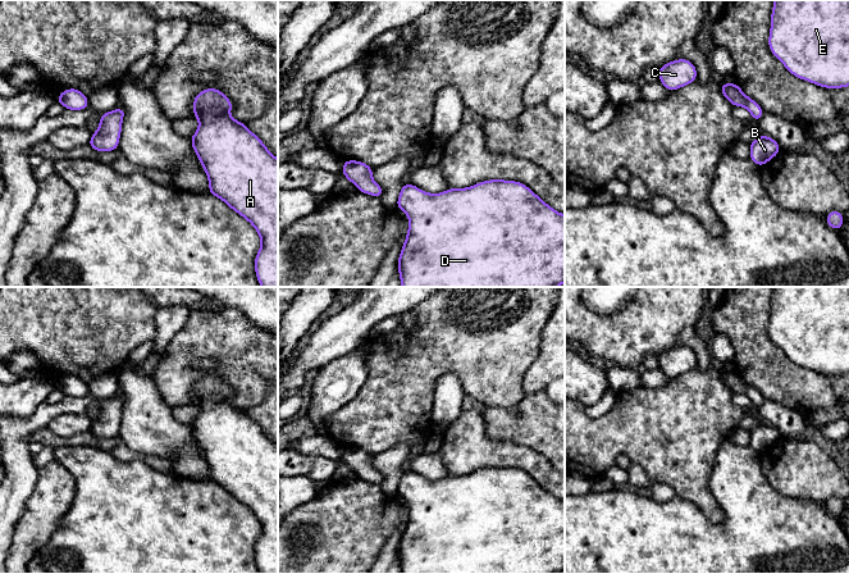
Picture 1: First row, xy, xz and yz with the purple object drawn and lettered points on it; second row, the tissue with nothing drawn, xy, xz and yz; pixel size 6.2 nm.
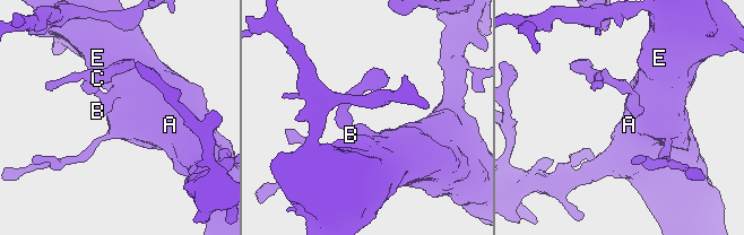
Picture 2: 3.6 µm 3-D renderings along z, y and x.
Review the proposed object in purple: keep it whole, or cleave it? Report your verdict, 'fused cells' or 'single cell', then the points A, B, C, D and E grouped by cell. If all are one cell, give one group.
single cell | A B C D E

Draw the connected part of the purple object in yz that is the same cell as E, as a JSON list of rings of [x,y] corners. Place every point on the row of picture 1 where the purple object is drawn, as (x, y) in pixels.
[[[775,0],[768,47],[799,79],[823,88],[849,86],[849,0]]]

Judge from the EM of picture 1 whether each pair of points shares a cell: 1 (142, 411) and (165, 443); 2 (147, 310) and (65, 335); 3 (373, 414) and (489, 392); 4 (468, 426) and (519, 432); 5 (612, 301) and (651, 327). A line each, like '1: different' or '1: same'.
1: same
2: same
3: same
4: different
5: different

